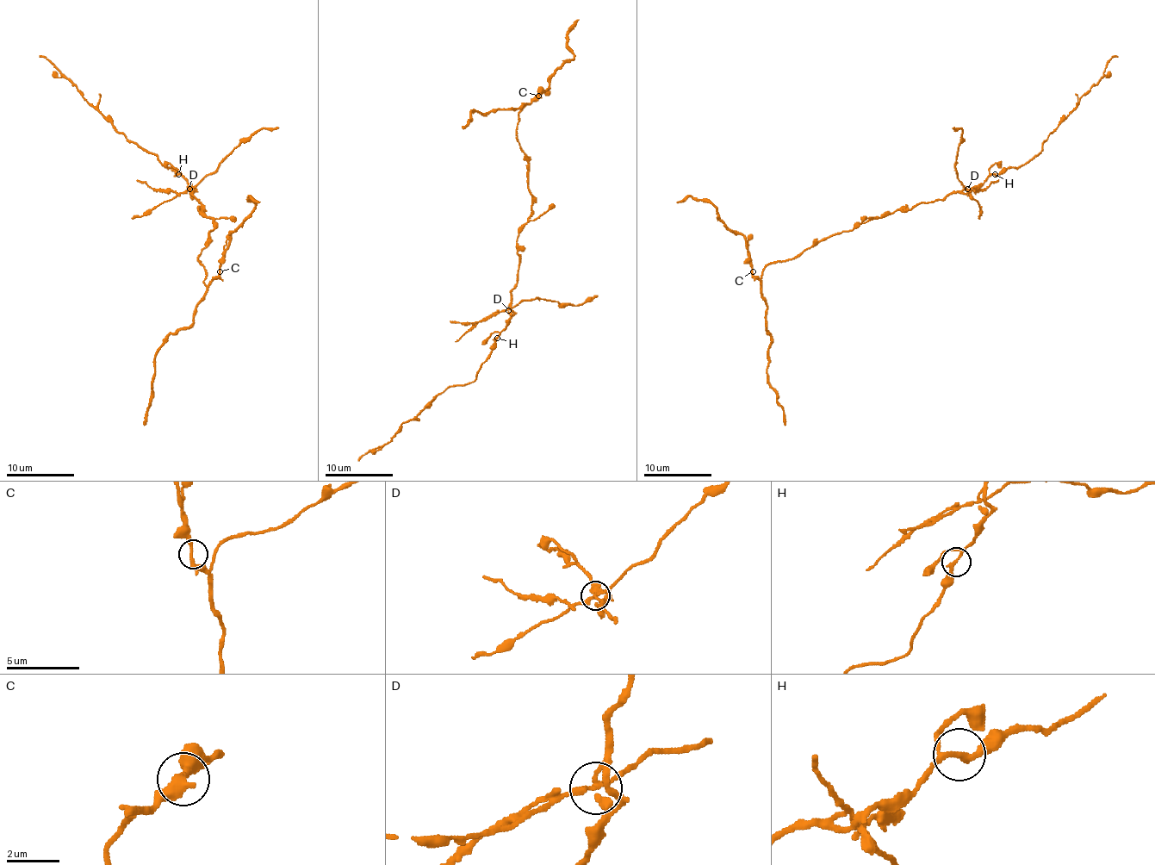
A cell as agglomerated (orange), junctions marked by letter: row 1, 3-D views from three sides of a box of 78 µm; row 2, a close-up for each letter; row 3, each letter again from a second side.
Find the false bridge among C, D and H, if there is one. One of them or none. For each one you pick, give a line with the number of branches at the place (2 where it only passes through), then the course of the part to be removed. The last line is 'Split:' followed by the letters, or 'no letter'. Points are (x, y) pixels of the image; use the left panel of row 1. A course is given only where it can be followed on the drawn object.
D: branches 3; course (189, 189), (202, 181), (234, 148), (260, 130), (279, 128)
Split: D

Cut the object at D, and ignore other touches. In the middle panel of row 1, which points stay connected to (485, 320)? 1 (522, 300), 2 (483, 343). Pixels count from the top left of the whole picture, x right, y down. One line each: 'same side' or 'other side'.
1: same side
2: other side

